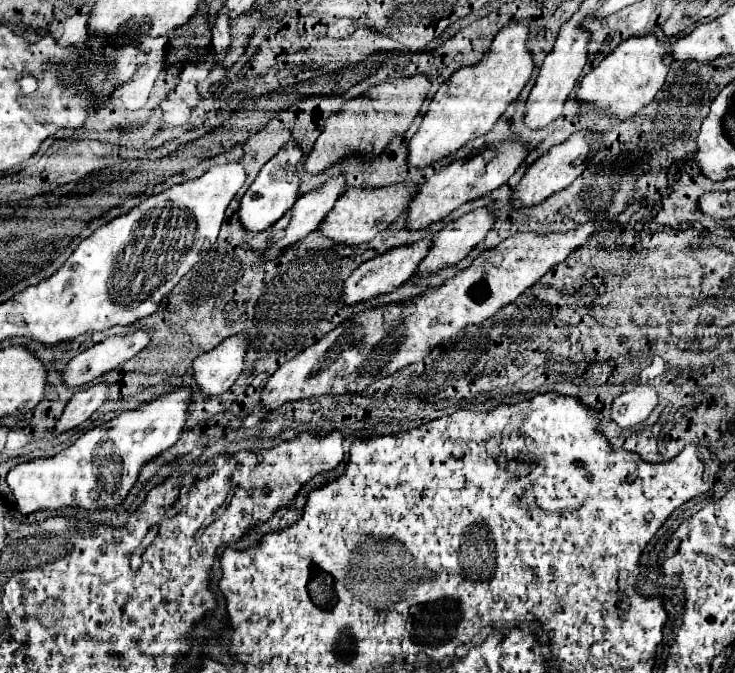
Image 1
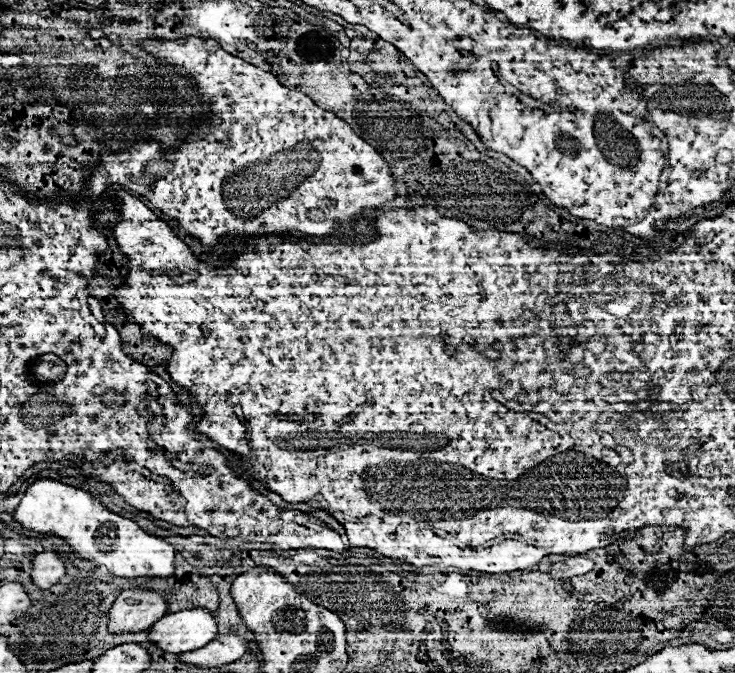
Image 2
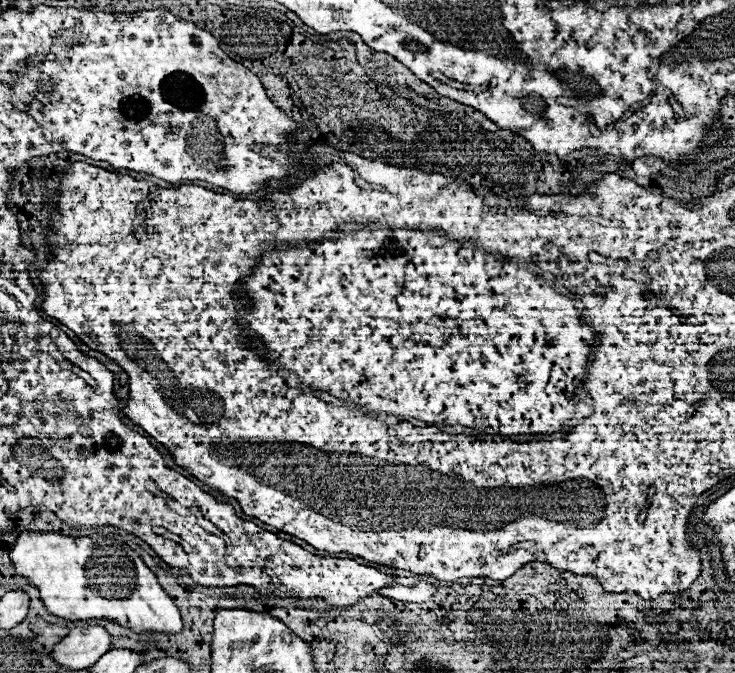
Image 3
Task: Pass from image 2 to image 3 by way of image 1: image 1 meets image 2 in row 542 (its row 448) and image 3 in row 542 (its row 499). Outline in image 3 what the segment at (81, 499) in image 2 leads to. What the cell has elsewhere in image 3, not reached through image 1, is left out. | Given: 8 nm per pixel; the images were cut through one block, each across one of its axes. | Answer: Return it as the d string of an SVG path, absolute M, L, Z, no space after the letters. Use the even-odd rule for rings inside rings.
M22 530L14 542L14 552L10 548L10 560L12 556L16 572L38 586L40 598L50 614L66 620L110 618L134 632L158 630L176 634L182 630L182 618L174 598L158 584L158 578L142 562L138 552L120 540L104 536L72 538L58 532Z

